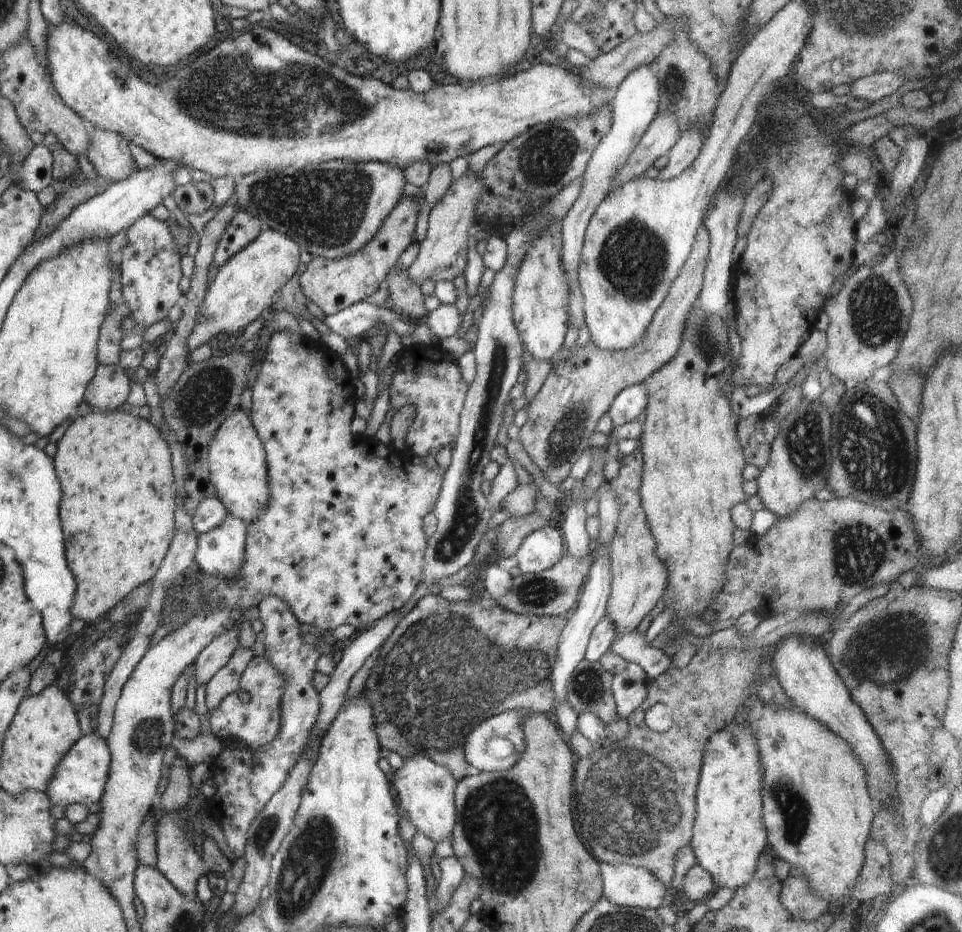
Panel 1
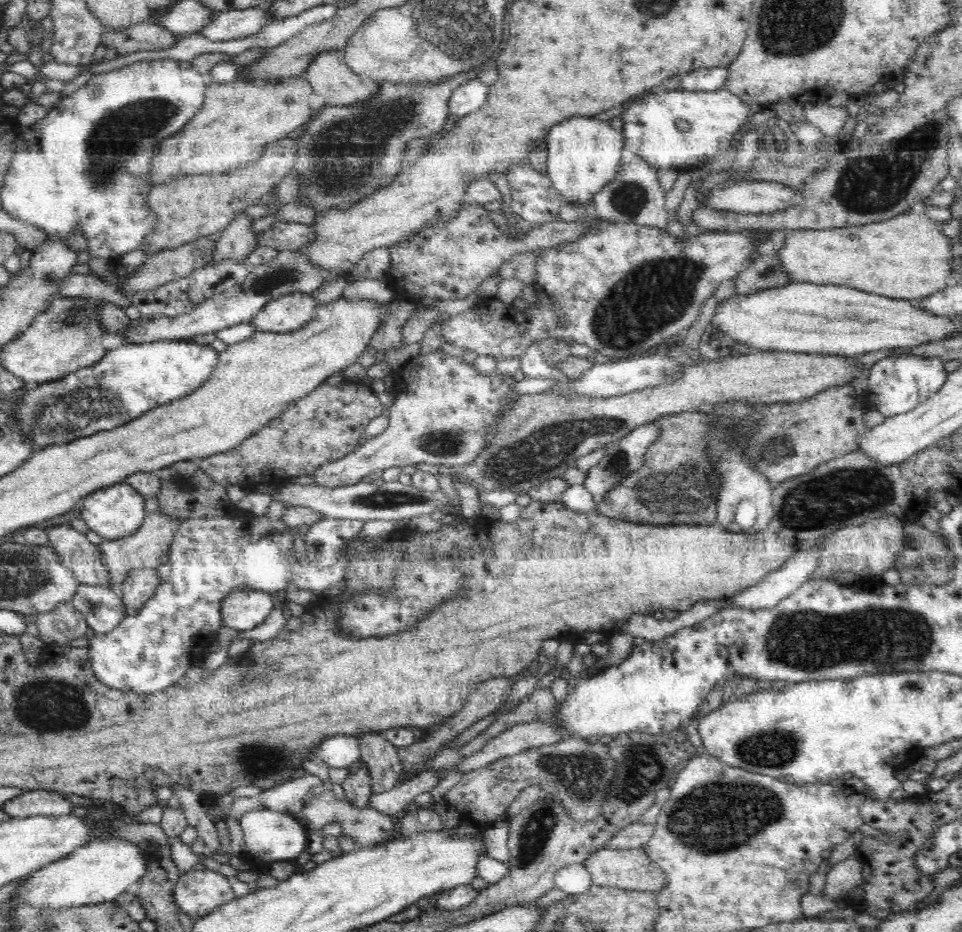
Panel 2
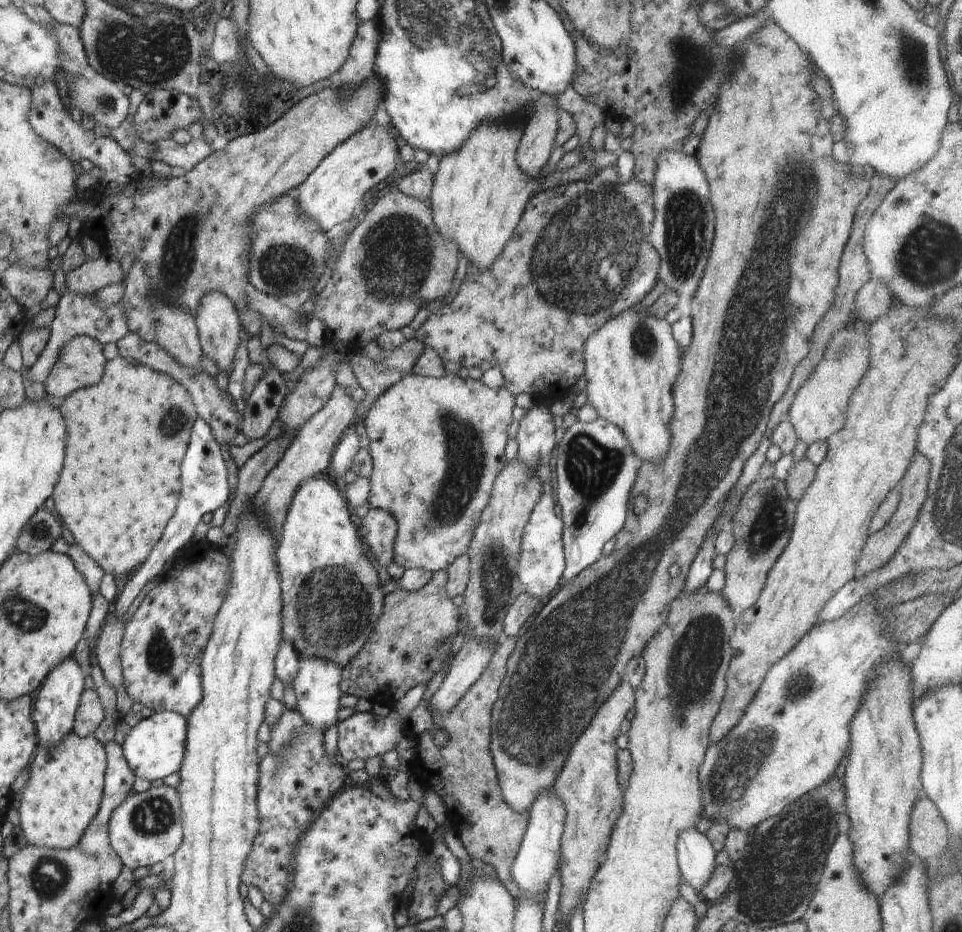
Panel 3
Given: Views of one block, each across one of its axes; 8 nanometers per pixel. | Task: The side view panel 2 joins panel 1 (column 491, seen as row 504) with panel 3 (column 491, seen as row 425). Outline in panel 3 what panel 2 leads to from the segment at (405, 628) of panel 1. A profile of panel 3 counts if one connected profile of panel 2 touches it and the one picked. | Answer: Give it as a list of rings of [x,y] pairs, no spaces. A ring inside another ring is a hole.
[[[501,635],[497,650],[494,652],[486,670],[468,689],[468,692],[458,700],[458,704],[452,706],[450,712],[440,714],[429,703],[427,704],[428,712],[430,712],[434,724],[448,734],[448,742],[446,742],[445,746],[439,748],[438,746],[418,746],[415,740],[414,746],[411,748],[414,756],[410,761],[411,774],[418,785],[422,788],[425,786],[434,790],[440,796],[442,802],[444,802],[447,821],[451,823],[452,829],[462,841],[469,857],[478,860],[478,862],[490,864],[495,869],[497,878],[514,898],[518,898],[521,893],[514,876],[512,876],[512,872],[510,872],[510,866],[512,866],[514,858],[518,856],[520,844],[522,844],[522,839],[529,823],[529,813],[518,814],[518,812],[514,812],[502,796],[495,764],[491,755],[491,714],[493,704],[498,698],[498,690],[506,676],[506,662],[508,662],[510,654],[514,652],[516,642],[516,637]]]

